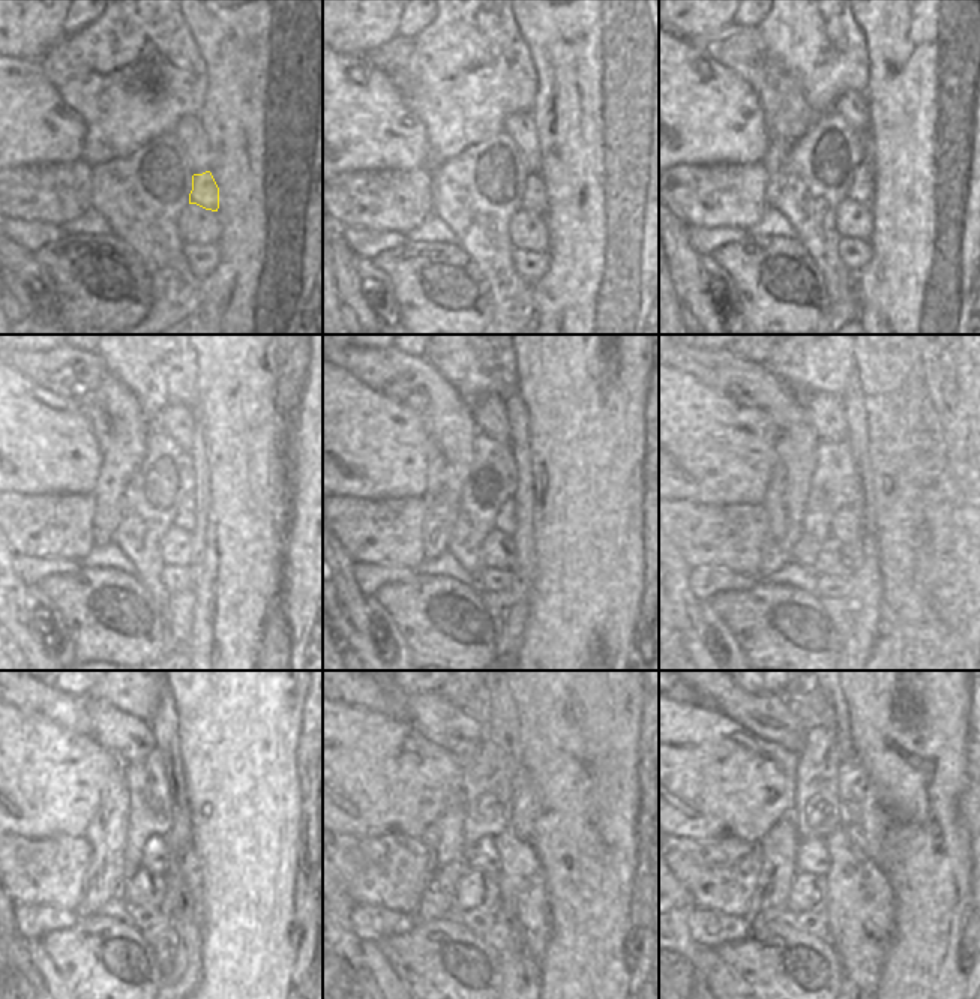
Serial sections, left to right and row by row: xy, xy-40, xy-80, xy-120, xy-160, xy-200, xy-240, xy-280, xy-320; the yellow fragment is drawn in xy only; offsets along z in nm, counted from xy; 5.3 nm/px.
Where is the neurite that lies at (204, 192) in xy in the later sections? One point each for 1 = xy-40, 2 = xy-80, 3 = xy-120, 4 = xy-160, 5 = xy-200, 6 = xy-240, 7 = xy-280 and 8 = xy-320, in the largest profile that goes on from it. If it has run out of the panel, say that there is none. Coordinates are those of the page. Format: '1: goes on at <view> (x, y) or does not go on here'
1: goes on at xy-40 (535, 195)
2: goes on at xy-80 (862, 186)
3: goes on at xy-120 (185, 519)
4: goes on at xy-160 (506, 522)
5: goes on at xy-200 (842, 527)
6: goes on at xy-240 (156, 857)
7: goes on at xy-280 (482, 855)
8: goes on at xy-320 (811, 857)

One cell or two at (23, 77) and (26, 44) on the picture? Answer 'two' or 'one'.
two

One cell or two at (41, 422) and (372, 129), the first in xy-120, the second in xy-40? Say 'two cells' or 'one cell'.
one cell

